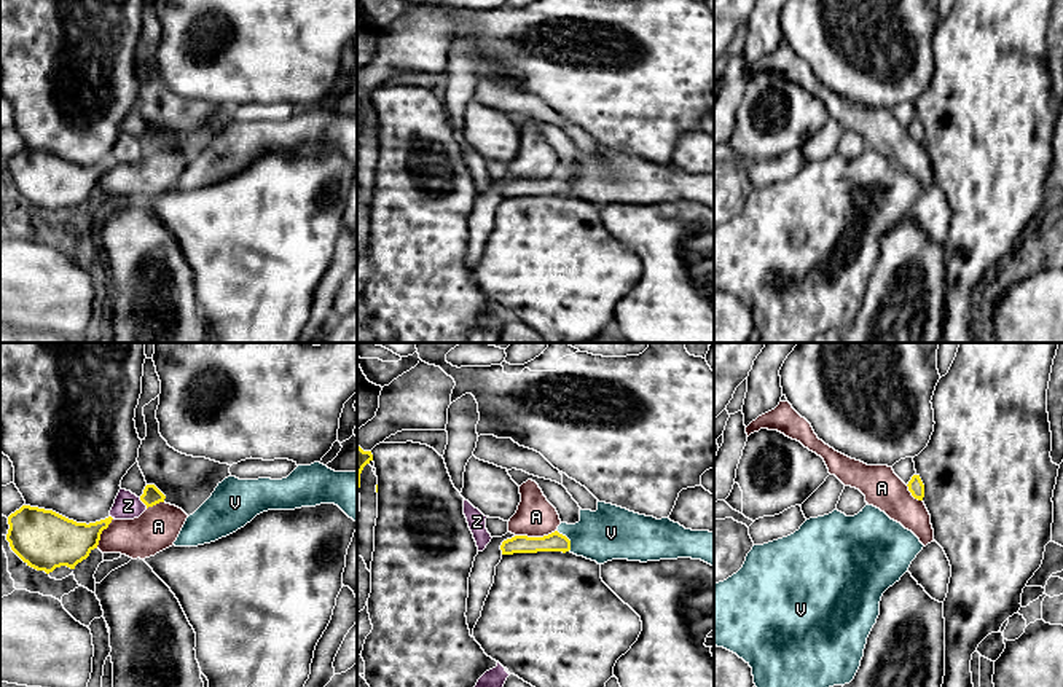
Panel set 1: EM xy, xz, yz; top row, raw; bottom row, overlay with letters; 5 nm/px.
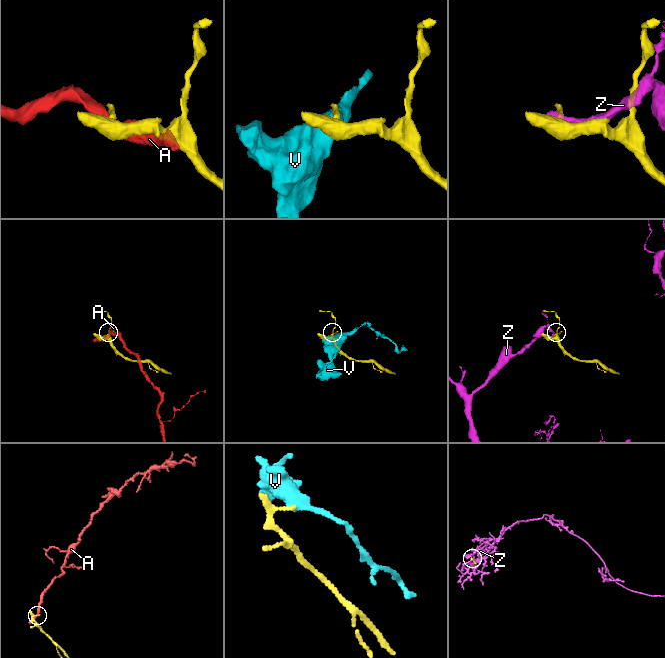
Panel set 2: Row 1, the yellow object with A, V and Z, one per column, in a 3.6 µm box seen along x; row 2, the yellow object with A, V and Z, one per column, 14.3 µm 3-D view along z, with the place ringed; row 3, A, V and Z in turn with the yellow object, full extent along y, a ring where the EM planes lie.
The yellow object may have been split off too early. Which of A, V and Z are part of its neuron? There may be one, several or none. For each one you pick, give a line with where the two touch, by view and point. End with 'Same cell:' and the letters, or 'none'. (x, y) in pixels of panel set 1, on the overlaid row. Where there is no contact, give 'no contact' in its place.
Same cell: none

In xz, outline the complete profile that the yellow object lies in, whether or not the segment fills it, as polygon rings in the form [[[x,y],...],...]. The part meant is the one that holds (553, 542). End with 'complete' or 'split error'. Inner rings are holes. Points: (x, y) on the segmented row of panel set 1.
[[[558,531],[543,537],[515,536],[500,545],[502,555],[537,553],[537,552],[569,552],[571,540]]] | complete

